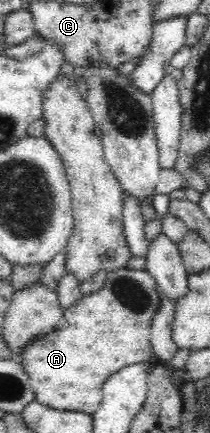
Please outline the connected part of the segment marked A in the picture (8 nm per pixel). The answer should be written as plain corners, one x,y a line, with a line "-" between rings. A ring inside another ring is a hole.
120,268
107,274
105,284
97,292
82,297
71,307
71,326
58,328
30,340
18,356
29,375
36,400
58,411
81,411
92,415
101,402
101,386
109,374
121,370
121,366
133,366
133,362
148,363
154,350
150,341
150,326
161,304
160,292
151,274

